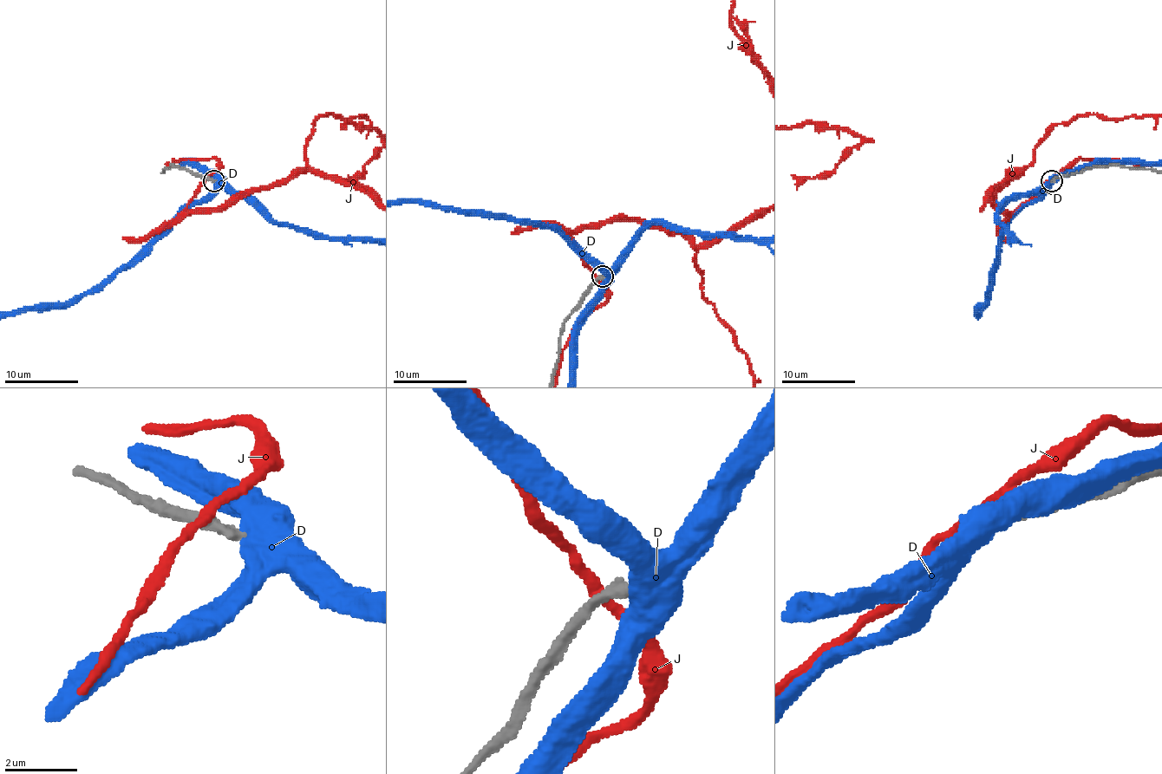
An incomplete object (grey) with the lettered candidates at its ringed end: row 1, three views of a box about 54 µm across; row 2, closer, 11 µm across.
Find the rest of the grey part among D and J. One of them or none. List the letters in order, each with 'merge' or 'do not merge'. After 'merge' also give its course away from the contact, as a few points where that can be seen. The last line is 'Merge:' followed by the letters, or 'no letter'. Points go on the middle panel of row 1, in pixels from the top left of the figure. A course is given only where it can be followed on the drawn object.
D: do not merge
J: do not merge
Merge: no letter

